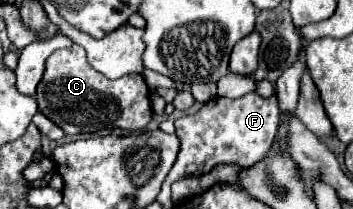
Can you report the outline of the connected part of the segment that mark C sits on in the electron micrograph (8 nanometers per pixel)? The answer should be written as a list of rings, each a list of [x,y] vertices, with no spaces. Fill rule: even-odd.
[[[78,44],[68,50],[56,50],[48,58],[44,78],[36,90],[36,102],[40,112],[68,134],[96,132],[102,128],[126,128],[138,132],[144,130],[152,118],[150,90],[142,74],[128,74],[126,78],[108,80],[90,68],[86,62],[86,52]]]

